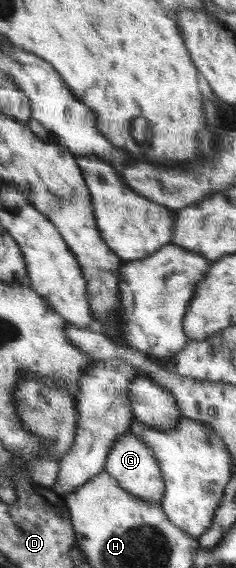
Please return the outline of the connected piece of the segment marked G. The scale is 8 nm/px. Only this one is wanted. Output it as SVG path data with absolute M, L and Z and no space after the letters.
M129 430L122 437L119 437L110 447L104 471L115 478L119 482L119 486L137 496L137 498L160 504L165 491L164 479L153 450L145 444L143 438L134 435Z

